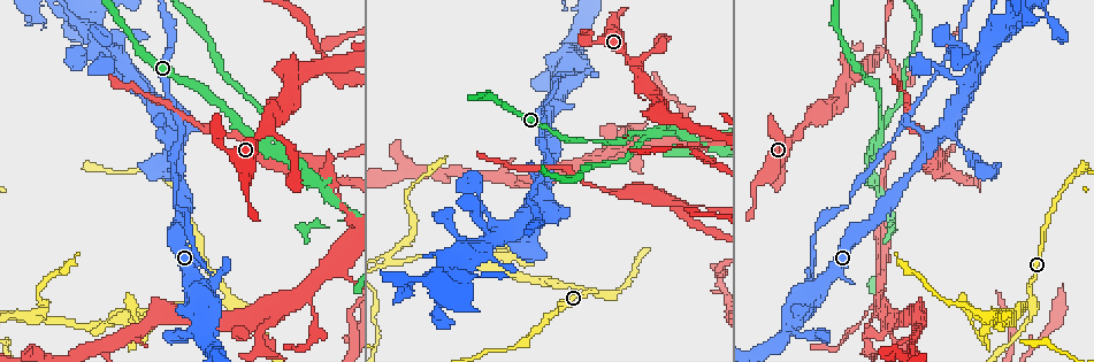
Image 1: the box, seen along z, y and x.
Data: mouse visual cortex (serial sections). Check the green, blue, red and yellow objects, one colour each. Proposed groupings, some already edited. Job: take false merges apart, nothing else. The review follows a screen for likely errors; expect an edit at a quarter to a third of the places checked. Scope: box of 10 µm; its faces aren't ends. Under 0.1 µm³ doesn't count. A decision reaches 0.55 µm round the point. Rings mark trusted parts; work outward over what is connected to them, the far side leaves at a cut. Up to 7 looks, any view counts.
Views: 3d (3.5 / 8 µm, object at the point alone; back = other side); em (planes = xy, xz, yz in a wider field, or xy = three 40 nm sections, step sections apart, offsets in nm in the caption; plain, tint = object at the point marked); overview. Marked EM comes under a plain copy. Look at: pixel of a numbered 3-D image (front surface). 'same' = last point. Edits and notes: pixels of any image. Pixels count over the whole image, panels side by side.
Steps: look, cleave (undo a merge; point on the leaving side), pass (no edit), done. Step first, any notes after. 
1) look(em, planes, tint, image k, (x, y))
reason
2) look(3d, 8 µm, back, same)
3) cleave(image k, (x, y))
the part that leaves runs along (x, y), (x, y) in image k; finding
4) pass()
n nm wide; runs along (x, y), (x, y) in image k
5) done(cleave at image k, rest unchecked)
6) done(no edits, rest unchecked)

look(3d, 3.5 µm, image 1, (646, 134))
arms part here

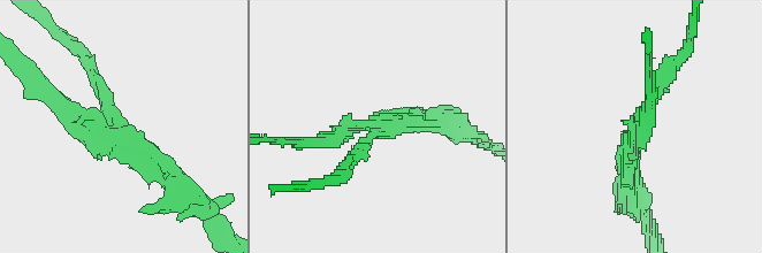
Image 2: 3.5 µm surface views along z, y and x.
look(em, xy, step 2, tint, image 2, (124, 132))
3 arms; arms of 200, 200, 250 nm

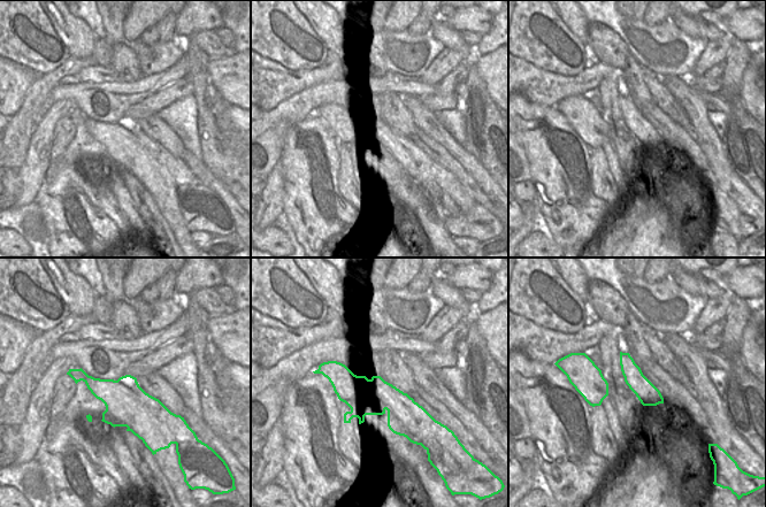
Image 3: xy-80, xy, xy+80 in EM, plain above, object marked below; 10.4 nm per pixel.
look(em, xy, step 5, tint, same)
cut it another way

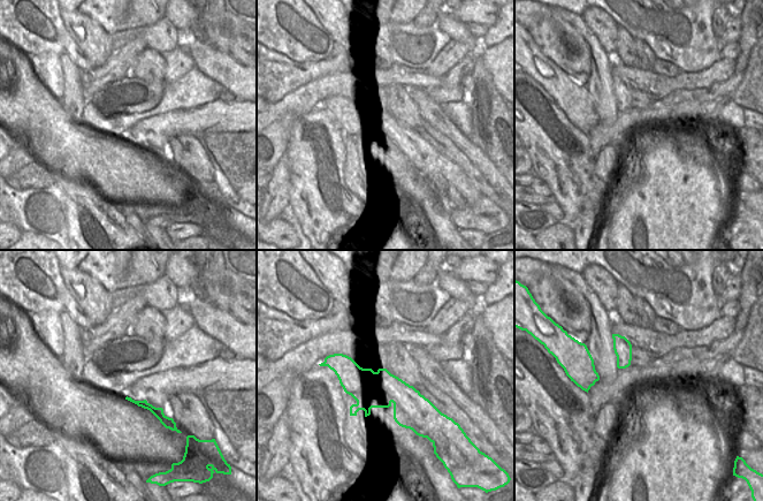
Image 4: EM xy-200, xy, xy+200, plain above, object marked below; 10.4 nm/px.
cleave(image 2, (429, 115))
the part that leaves runs along (380, 125), (448, 120), (462, 132) in image 2; two cells meet here

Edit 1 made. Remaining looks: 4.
look(overview)

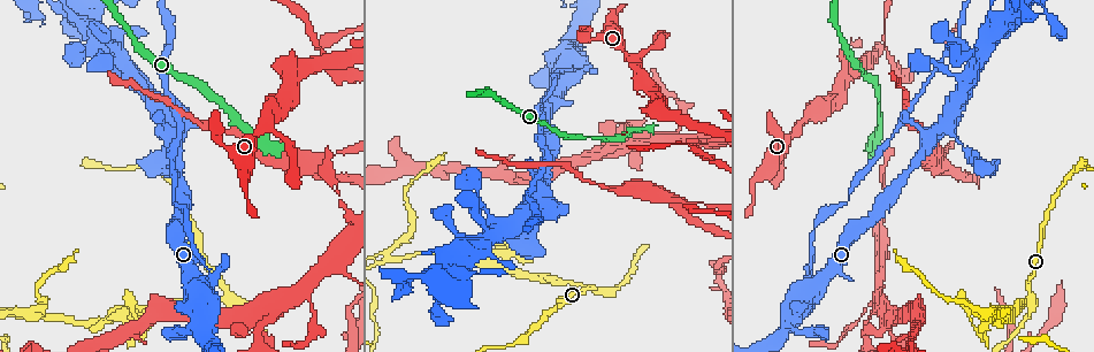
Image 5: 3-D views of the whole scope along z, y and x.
look(3d, 3.5 µm, image 5, (1029, 294))
side arm on a straight run

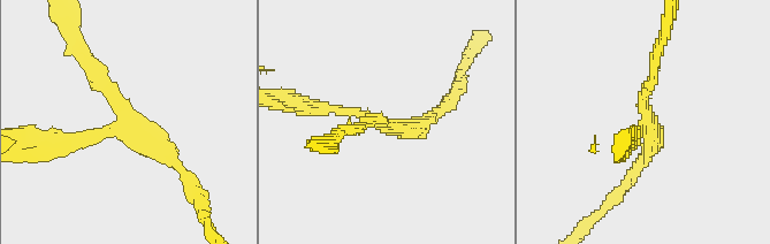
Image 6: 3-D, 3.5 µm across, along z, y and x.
look(em, xy, step 2, tint, image 6, (385, 124))
3 arms; arms of 150, 150, 200 nm; now the EM

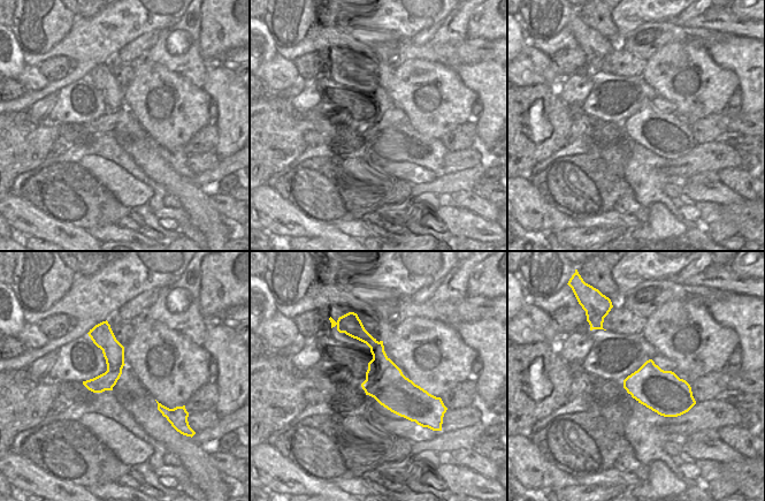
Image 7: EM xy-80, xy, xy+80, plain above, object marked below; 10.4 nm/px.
cleave(image 6, (312, 107))
the part that leaves runs along (348, 112), (310, 108), (288, 97) in image 6; two cells meet here

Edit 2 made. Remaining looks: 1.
done(cleave at image 2, cleave at image 6, rest unchecked)

